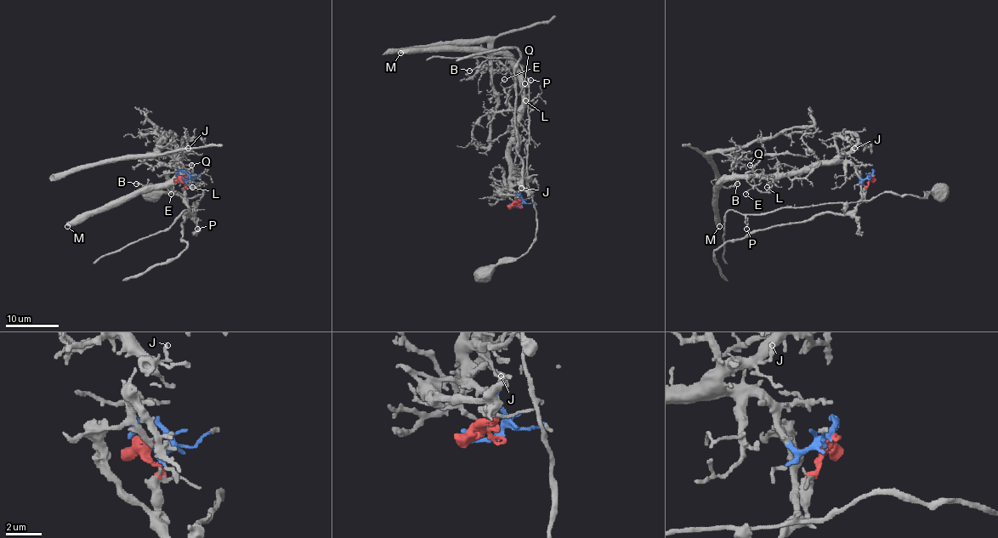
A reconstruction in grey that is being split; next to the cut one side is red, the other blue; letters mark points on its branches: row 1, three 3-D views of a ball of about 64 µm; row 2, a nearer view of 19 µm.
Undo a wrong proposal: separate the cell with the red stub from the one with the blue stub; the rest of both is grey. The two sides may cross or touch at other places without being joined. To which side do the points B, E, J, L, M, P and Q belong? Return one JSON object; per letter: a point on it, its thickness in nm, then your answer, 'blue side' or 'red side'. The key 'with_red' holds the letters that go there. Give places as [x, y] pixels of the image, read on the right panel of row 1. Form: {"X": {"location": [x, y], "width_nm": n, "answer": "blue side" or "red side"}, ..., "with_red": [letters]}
{"B": {"location": [737, 184], "width_nm": 190, "answer": "blue side"}, "E": {"location": [745, 194], "width_nm": 160, "answer": "blue side"}, "J": {"location": [854, 148], "width_nm": 140, "answer": "blue side"}, "L": {"location": [767, 187], "width_nm": 170, "answer": "blue side"}, "M": {"location": [719, 226], "width_nm": 500, "answer": "blue side"}, "P": {"location": [746, 229], "width_nm": 90, "answer": "red side"}, "Q": {"location": [750, 165], "width_nm": 190, "answer": "blue side"}, "with_red": ["P"]}

